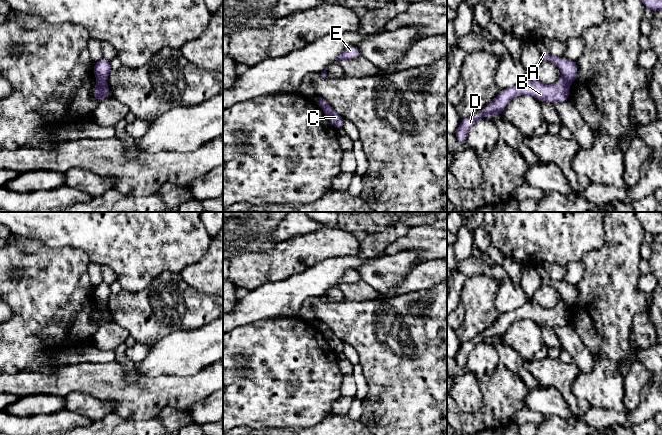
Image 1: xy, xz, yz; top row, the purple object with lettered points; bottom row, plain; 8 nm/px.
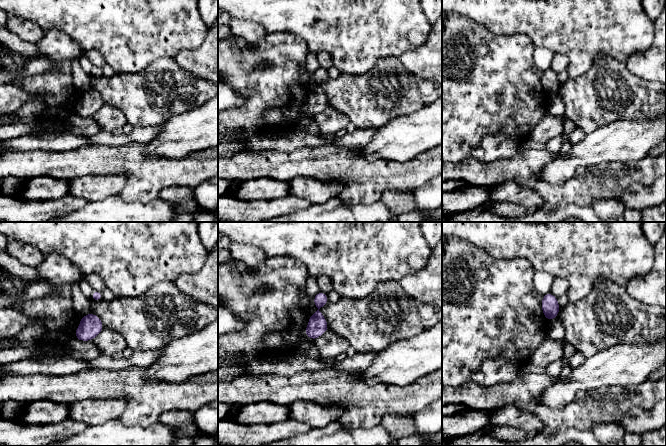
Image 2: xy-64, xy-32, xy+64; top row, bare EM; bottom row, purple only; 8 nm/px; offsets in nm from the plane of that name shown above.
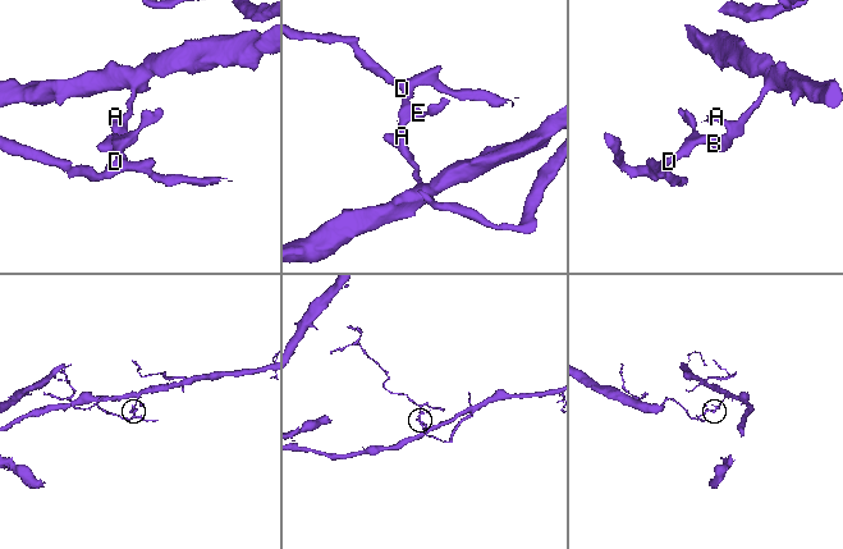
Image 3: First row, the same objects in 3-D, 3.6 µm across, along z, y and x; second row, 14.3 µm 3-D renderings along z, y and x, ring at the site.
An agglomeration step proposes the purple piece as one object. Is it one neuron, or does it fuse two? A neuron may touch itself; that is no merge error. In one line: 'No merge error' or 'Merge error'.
Merge error

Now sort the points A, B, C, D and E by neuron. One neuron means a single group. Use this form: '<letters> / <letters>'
A C / B D E

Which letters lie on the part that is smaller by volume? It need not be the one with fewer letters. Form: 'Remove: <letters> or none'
Remove: B, D, E

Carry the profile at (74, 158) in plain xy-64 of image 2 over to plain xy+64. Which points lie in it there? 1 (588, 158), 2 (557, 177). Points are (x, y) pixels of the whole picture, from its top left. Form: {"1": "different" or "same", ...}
{"1": "different", "2": "different"}

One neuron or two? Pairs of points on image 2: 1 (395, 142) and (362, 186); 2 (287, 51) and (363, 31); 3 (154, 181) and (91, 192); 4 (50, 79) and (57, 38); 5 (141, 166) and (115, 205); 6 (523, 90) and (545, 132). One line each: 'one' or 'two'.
1: two
2: two
3: two
4: one
5: two
6: two

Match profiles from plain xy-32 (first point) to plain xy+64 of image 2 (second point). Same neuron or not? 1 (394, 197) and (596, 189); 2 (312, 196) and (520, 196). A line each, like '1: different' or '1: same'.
1: different
2: same

